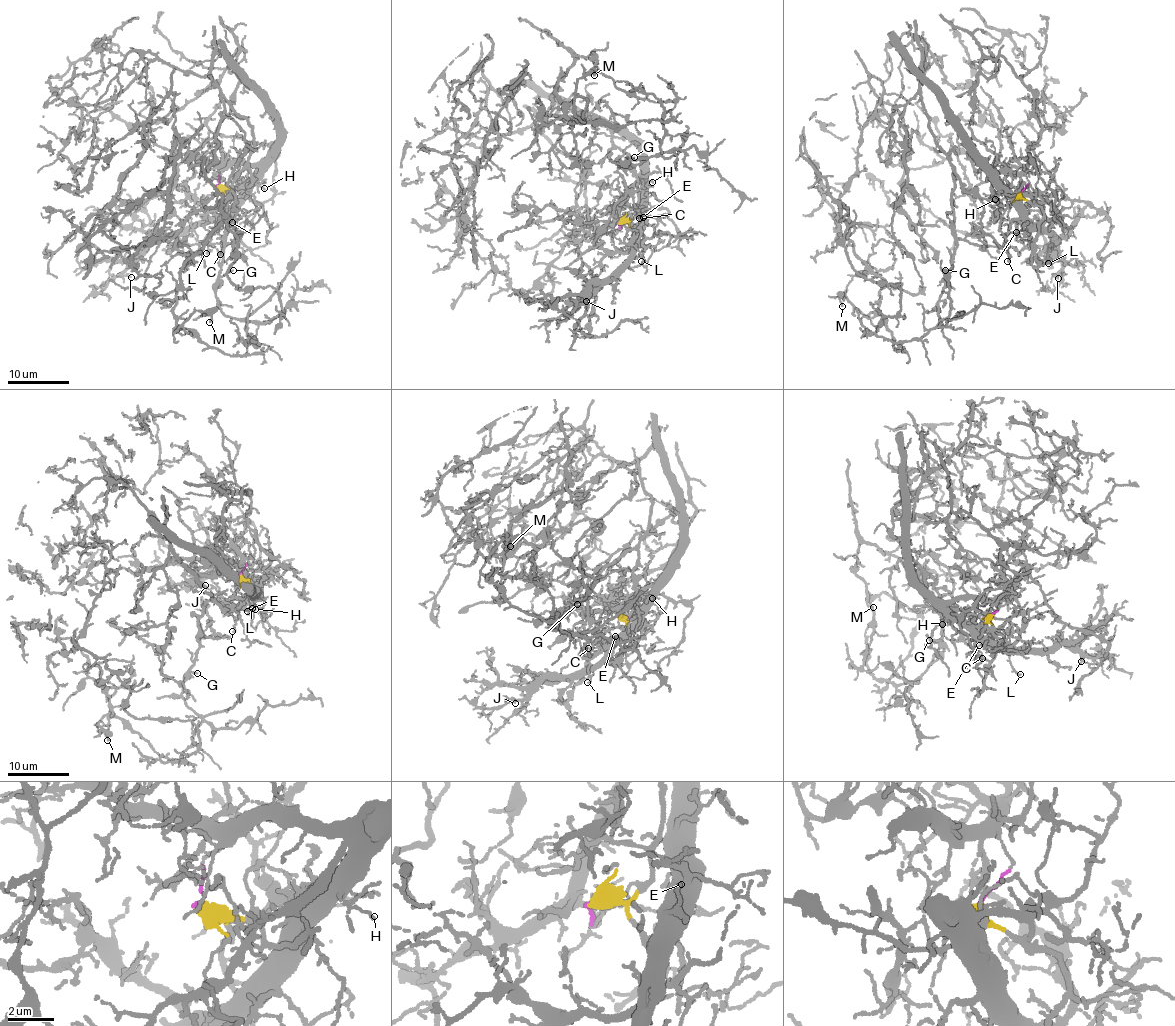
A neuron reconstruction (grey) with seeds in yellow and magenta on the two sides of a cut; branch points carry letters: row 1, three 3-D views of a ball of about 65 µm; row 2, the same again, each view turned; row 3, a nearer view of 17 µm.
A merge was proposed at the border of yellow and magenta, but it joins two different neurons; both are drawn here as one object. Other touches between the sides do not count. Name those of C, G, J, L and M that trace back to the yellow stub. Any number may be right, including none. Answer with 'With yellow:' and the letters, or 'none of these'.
With yellow: G, M

